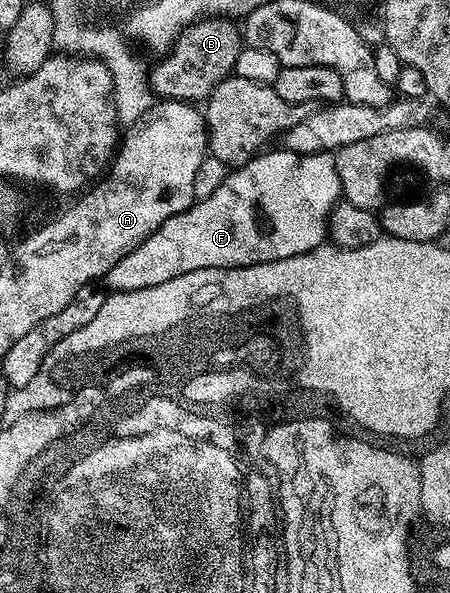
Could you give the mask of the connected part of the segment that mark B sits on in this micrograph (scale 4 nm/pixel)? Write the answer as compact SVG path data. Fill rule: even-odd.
M203 18L188 25L159 59L163 60L149 69L148 79L153 95L162 100L205 101L217 84L231 76L243 47L244 37L233 19Z

